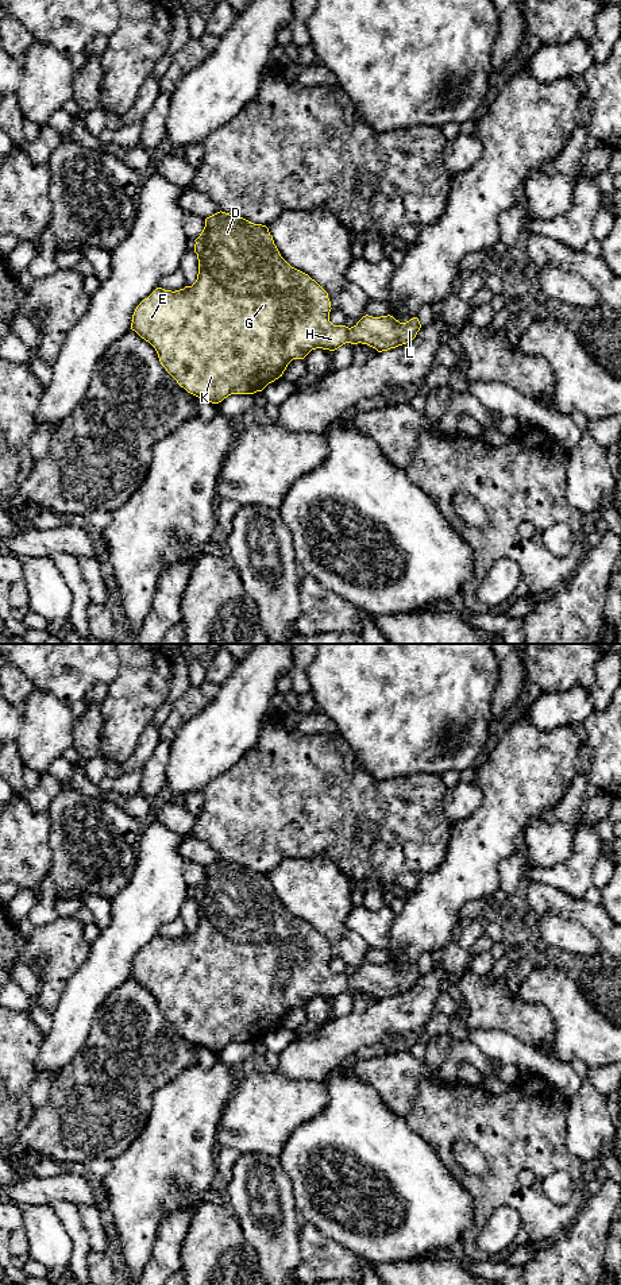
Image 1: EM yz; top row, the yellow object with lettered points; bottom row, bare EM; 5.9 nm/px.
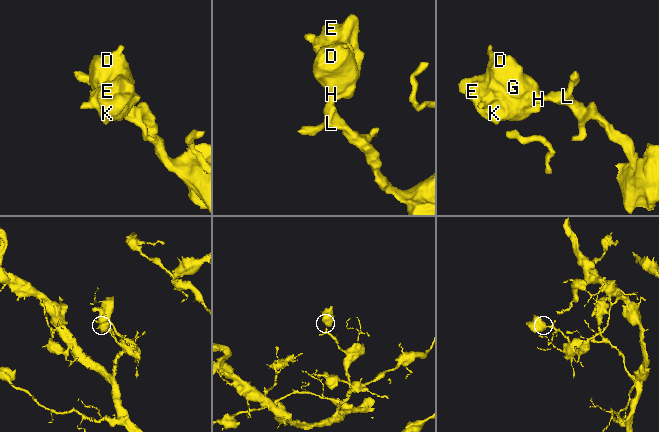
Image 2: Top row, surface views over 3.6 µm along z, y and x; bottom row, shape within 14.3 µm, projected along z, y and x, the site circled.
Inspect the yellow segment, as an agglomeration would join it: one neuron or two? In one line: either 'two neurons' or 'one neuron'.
one neuron

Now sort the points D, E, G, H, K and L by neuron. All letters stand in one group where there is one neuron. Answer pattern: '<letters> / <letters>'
D E G H K L

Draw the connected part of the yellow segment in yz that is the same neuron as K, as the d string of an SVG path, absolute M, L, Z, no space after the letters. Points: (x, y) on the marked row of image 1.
M220 211L205 219L205 227L194 242L198 259L196 282L176 292L157 288L136 306L131 329L155 348L161 364L181 387L212 404L231 394L262 391L282 377L293 359L304 359L312 350L335 351L346 343L362 343L382 352L412 341L421 328L417 317L400 323L390 315L366 315L351 328L333 325L328 293L281 256L266 225Z

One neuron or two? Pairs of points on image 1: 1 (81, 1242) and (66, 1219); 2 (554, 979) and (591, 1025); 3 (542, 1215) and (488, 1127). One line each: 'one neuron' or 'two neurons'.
1: one neuron
2: one neuron
3: one neuron

